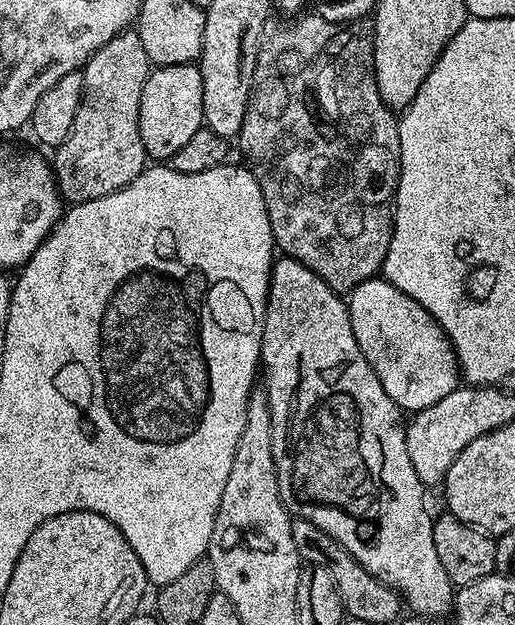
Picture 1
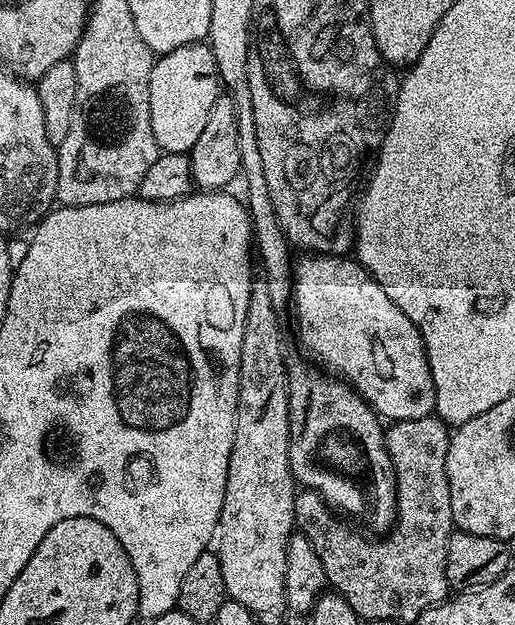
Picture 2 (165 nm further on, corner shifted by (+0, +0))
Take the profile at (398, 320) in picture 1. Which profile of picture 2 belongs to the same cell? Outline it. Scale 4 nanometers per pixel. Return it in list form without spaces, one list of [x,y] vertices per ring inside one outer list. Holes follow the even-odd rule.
[[[304,254],[301,257],[294,268],[291,303],[294,308],[296,304],[300,344],[313,356],[311,359],[321,360],[329,373],[351,384],[377,416],[385,421],[417,420],[433,415],[436,391],[418,326],[414,326],[414,322],[410,322],[410,318],[406,318],[406,314],[402,314],[394,302],[390,302],[386,290],[378,286],[376,279],[364,269],[359,260],[347,255]]]

